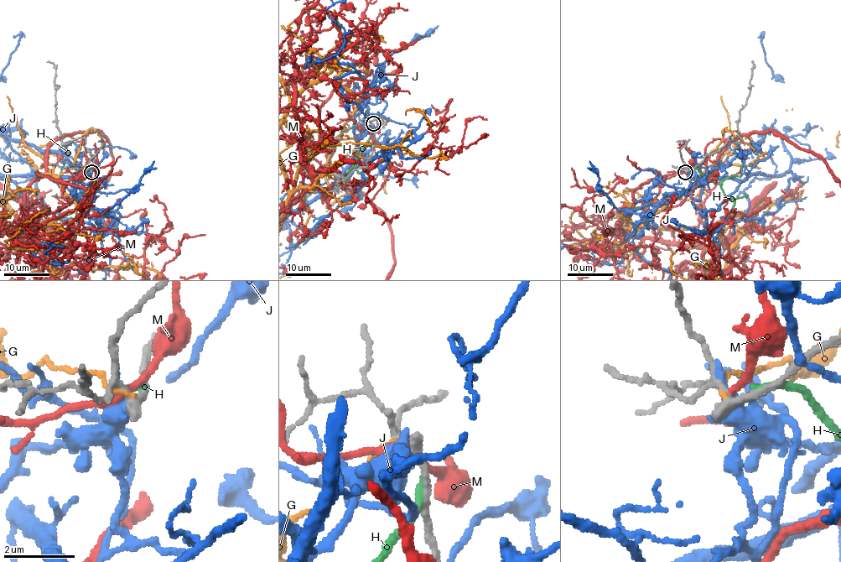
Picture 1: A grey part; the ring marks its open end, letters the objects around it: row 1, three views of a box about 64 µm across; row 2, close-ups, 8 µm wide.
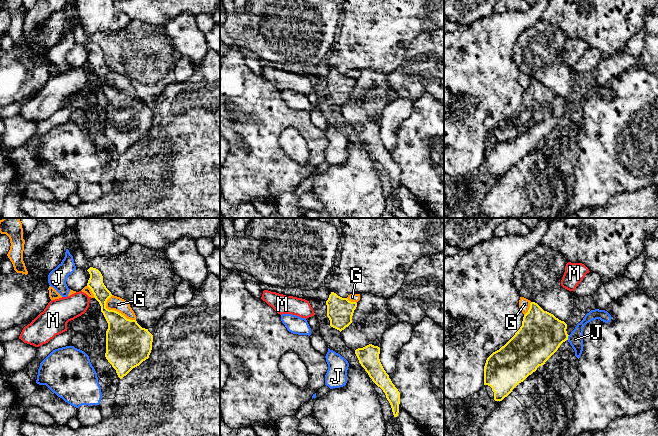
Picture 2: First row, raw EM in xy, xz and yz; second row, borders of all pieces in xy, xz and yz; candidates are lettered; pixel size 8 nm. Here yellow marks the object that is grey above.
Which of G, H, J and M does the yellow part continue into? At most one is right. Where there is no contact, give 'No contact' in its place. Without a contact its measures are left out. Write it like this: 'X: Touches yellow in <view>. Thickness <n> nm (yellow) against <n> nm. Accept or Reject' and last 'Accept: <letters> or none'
G: Touches yellow in xy. Thickness 320 nm (yellow) against 120 nm. Reject
H: No contact. Reject
J: Touches yellow in yz. Thickness 360 nm (yellow) against 120 nm. Reject
M: No contact. Reject
Accept: none

